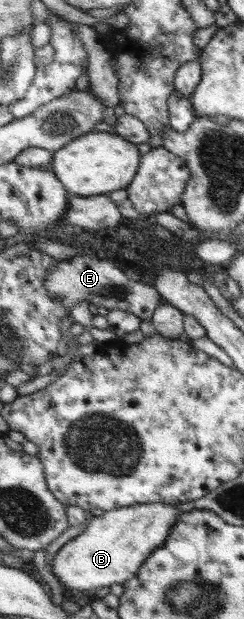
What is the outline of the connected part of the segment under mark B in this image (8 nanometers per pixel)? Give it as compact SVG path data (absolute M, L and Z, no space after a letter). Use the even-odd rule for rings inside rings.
M163 502L137 504L104 511L99 517L92 517L87 521L88 524L82 533L61 546L61 550L55 553L51 562L48 562L48 569L59 585L69 590L92 592L97 588L110 587L113 584L122 585L131 576L135 576L141 562L161 546L179 516L181 516L181 511L177 510L174 505Z

